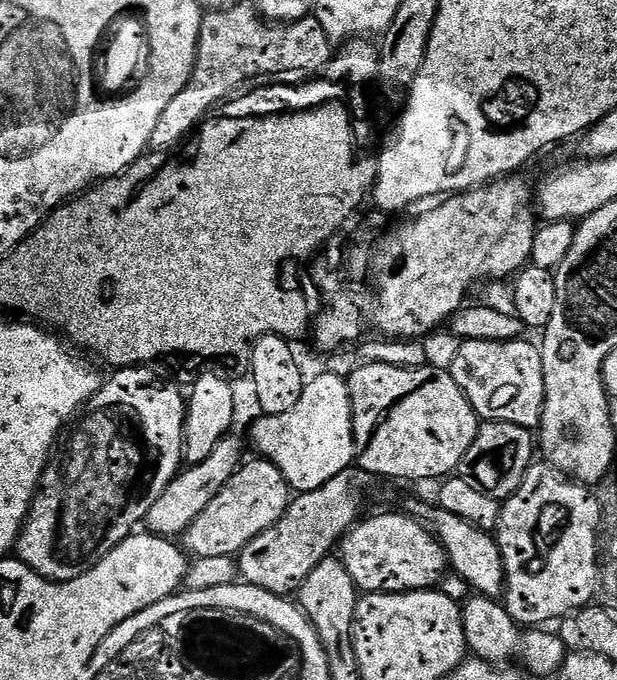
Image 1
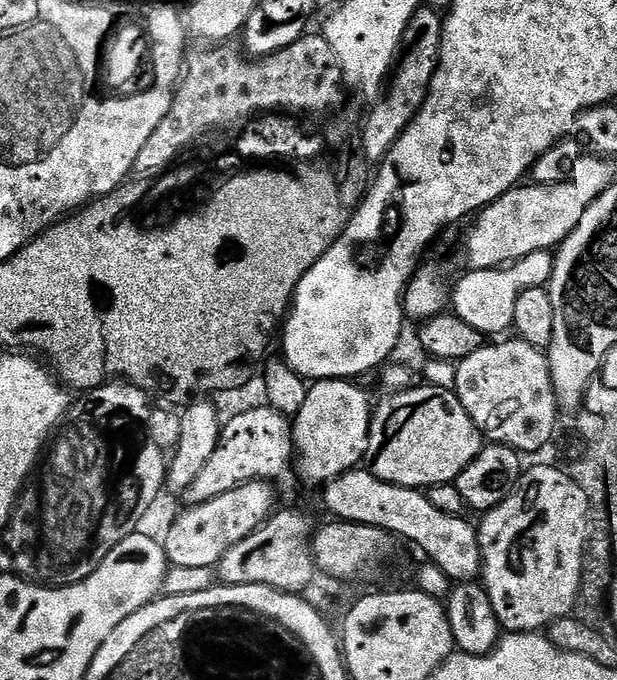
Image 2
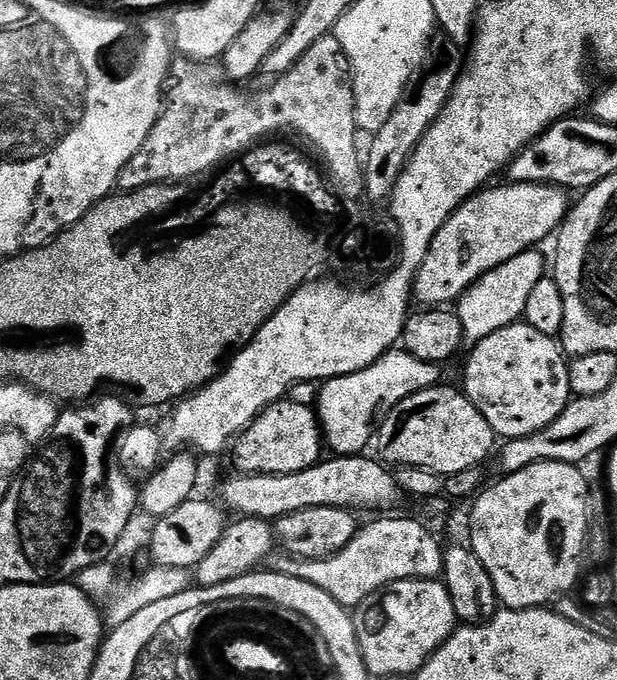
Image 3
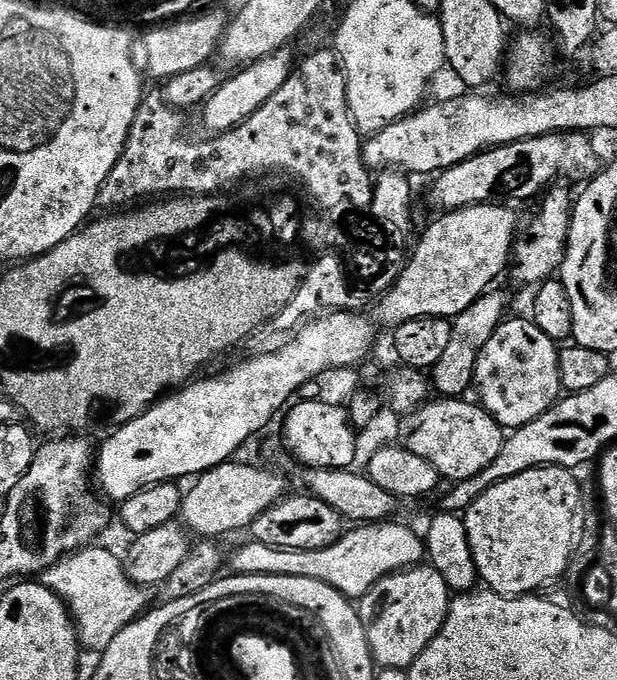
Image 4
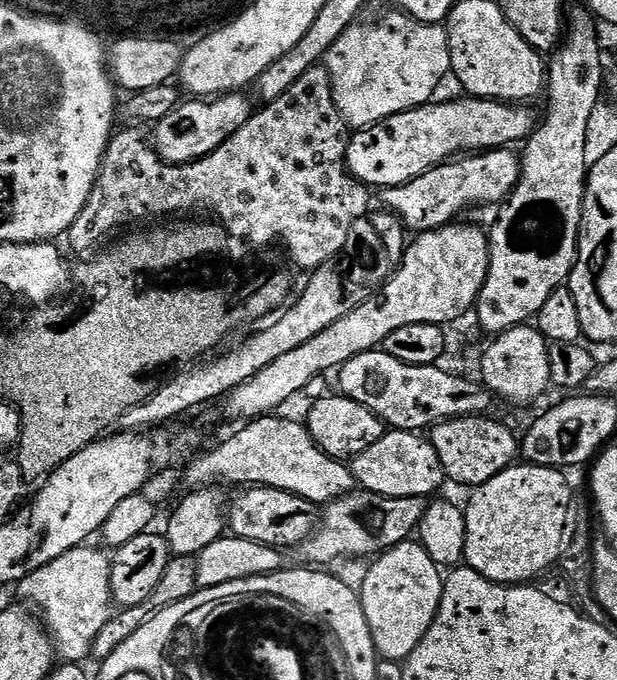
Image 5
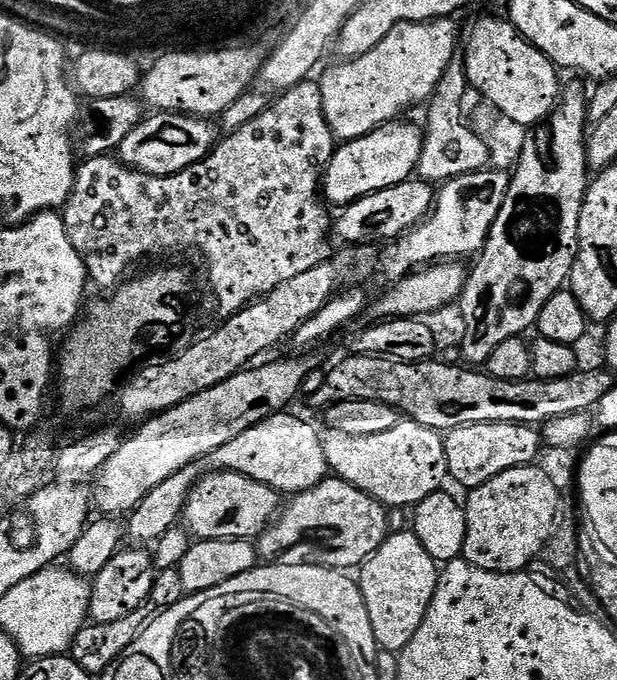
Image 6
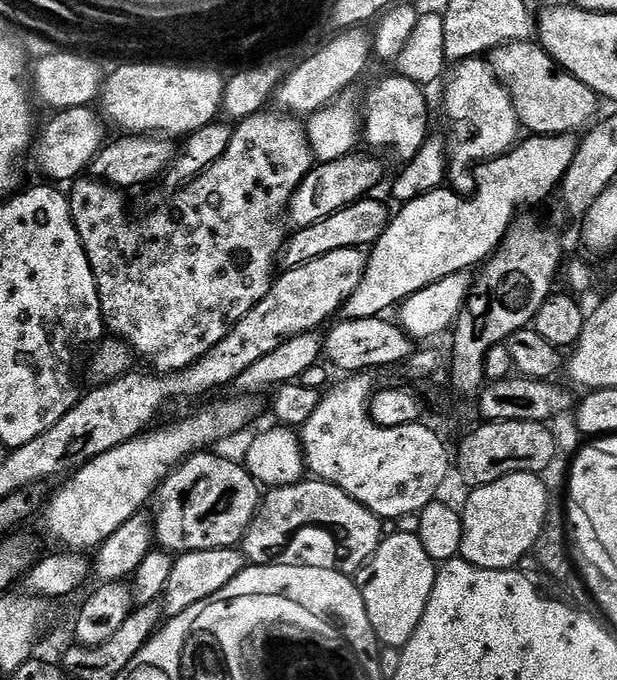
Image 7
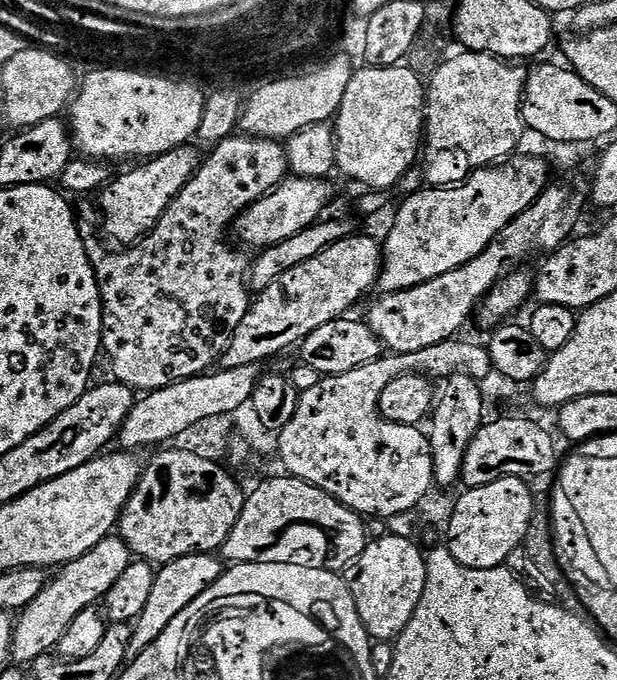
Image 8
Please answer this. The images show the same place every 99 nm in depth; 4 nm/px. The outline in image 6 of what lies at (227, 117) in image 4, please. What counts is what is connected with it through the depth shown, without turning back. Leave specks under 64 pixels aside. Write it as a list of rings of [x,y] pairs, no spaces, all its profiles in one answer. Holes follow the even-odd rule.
[[[156,112],[134,126],[123,138],[118,158],[128,168],[151,176],[166,177],[205,160],[218,143],[218,128],[211,119],[190,116],[183,112]]]

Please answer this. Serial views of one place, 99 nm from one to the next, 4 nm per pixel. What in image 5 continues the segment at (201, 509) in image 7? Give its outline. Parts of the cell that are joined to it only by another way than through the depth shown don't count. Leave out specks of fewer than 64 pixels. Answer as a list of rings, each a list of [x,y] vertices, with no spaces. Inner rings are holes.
[[[248,486],[241,492],[244,492],[241,496],[231,497],[230,507],[226,512],[227,527],[231,535],[238,539],[249,539],[250,542],[273,546],[299,546],[320,523],[317,505],[301,496],[277,488],[259,486]]]

